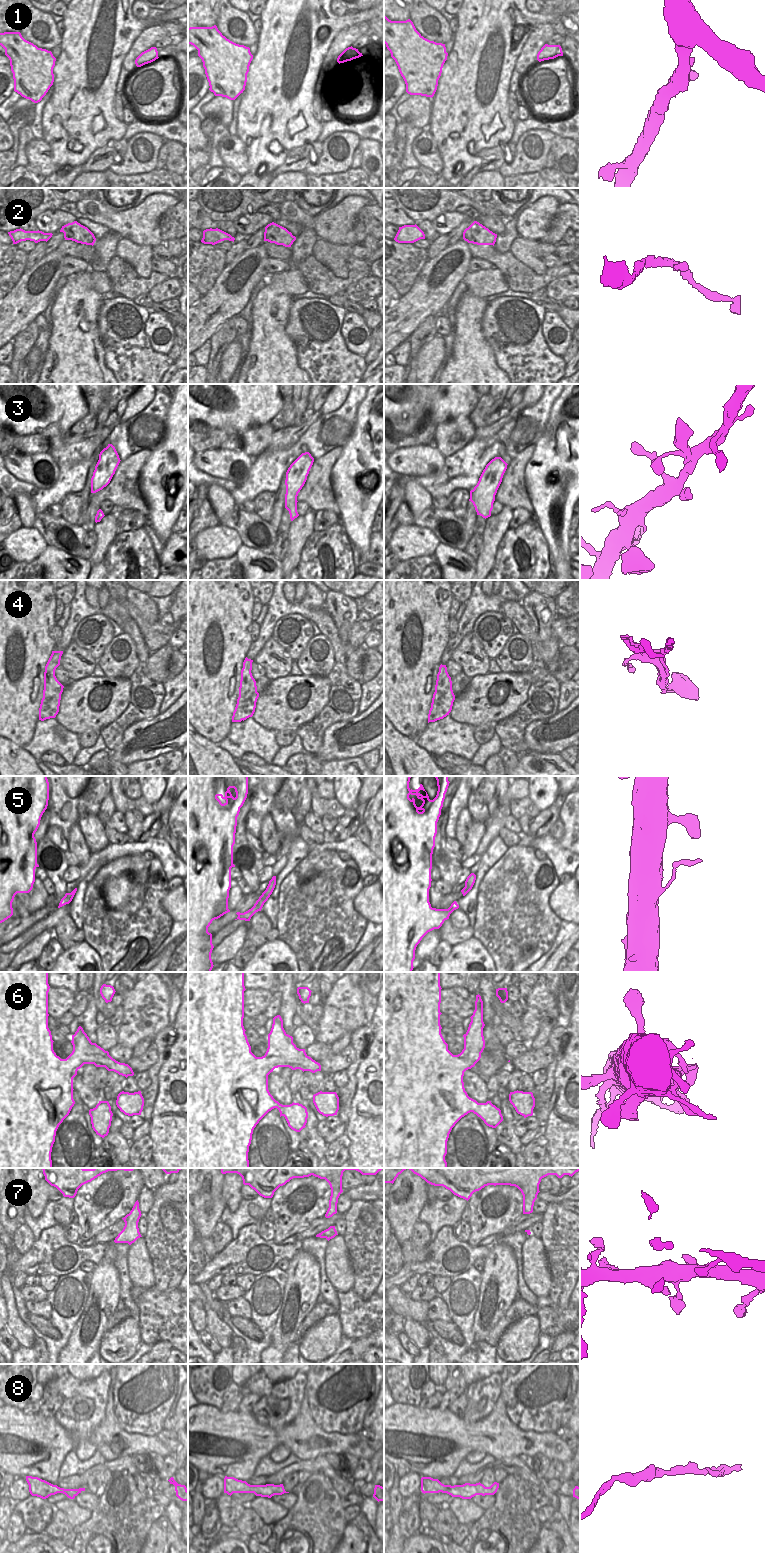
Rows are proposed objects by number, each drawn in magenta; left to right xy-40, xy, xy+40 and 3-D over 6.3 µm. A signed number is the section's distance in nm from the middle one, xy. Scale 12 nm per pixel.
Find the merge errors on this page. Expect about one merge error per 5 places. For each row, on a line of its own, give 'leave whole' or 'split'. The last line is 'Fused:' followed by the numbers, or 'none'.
1: leave whole
2: split
3: leave whole
4: split
5: leave whole
6: leave whole
7: leave whole
8: leave whole
Fused: 2, 4

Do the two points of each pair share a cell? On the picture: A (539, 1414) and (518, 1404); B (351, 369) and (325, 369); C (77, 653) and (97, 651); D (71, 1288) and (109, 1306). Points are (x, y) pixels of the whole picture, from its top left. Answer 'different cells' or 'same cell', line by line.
A: same cell
B: same cell
C: different cells
D: different cells

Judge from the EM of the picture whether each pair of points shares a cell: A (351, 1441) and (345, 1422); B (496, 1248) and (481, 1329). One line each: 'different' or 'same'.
A: different
B: same

